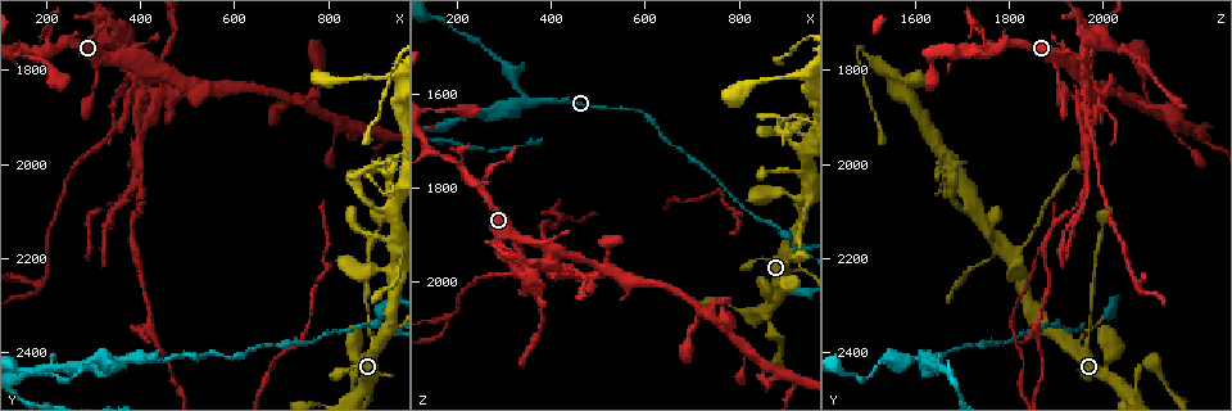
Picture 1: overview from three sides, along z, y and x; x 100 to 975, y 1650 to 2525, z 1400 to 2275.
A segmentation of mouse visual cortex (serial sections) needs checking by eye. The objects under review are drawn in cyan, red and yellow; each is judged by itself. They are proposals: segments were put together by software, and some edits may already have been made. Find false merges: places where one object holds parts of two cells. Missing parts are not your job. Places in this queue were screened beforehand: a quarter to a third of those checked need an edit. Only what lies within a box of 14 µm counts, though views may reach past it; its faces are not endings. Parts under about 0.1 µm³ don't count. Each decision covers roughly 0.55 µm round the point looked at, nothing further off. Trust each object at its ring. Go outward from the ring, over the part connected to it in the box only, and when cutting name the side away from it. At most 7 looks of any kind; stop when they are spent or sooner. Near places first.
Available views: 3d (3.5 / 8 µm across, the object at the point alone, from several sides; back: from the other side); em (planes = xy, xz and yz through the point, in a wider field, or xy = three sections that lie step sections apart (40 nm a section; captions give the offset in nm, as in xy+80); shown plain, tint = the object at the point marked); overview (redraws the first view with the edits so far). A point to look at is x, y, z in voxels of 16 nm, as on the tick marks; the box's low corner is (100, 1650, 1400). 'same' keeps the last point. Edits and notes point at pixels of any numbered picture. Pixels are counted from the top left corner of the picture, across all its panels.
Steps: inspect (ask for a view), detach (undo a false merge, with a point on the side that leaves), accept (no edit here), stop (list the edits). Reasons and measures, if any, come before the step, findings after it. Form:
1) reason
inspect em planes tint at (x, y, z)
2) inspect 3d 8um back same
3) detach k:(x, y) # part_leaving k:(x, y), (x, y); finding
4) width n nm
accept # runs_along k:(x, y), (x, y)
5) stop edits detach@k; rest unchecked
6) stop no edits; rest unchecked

sharp bend
inspect 3d 3.5um back at (385, 1785, 1930)

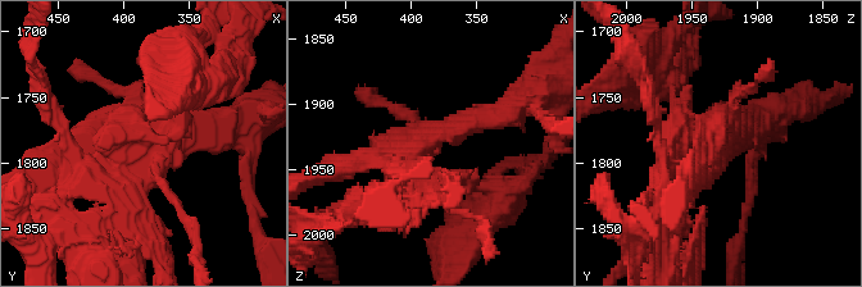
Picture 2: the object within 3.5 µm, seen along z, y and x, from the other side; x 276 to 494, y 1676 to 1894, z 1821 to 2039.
shape alone is not enough
inspect em xy step 1 tint at (392, 1784, 1932)

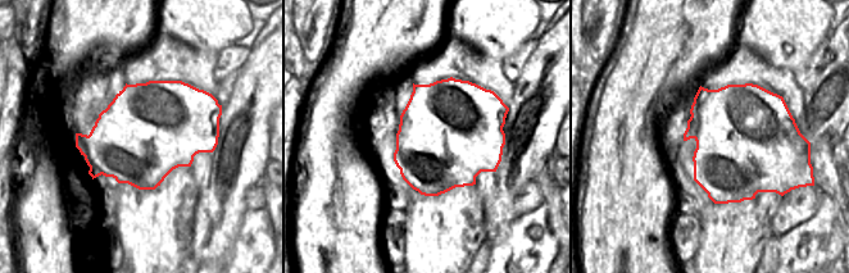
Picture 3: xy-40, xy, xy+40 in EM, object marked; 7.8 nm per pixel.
detach 2:(686, 246) # part_leaving 2:(690, 133), (657, 82); two cells meet here

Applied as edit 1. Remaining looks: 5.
thick turns thin
inspect 3d 3.5um at (520, 1835, 1975)

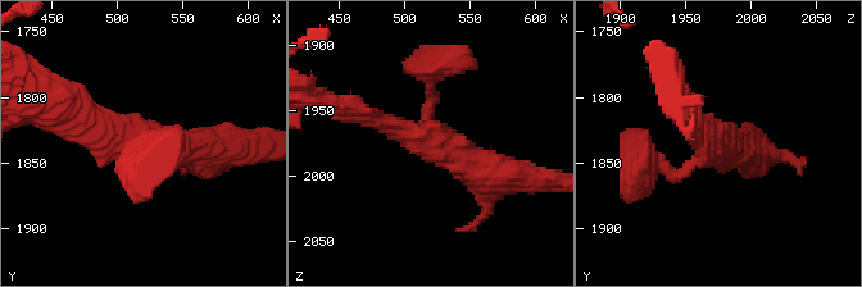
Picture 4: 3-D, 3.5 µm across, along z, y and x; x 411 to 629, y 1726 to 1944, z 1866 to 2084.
now the EM
inspect em xy step 2 tint at (514, 1830, 1974)

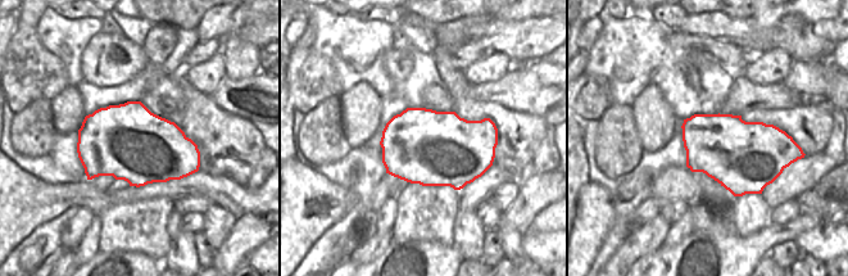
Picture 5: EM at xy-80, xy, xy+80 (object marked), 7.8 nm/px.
cut it another way
inspect em xy step 5 tint same

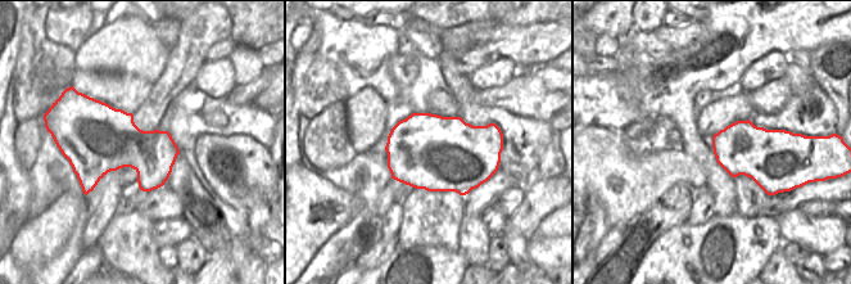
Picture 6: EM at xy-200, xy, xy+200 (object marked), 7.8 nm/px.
accept # runs_along 4:(354, 112), (499, 174); one cell here

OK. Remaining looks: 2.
two arms in line, one across
inspect 3d 3.5um at (340, 2425, 1625)

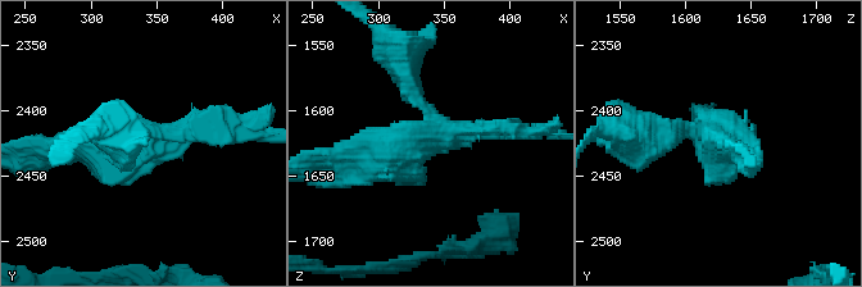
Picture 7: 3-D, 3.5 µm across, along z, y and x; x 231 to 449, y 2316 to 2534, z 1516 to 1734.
inspect em xy step 2 tint at (344, 2418, 1618)

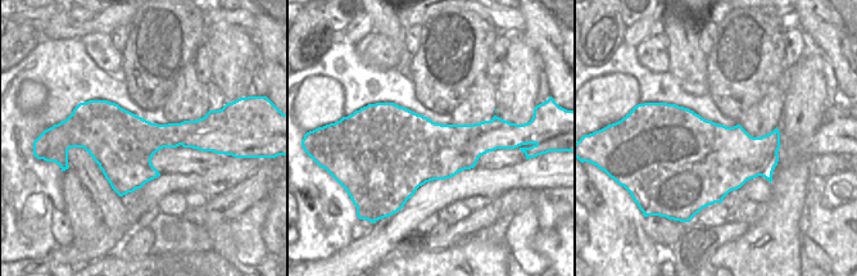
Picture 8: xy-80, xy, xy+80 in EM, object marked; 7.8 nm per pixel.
arms 3; arm_widths 250, 300, 500 nm
detach 7:(412, 162) # part_leaving 7:(539, 132), (484, 128), (417, 145); two cells meet here

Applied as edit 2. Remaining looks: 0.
stop edits detach@2, detach@7; rest unchecked

